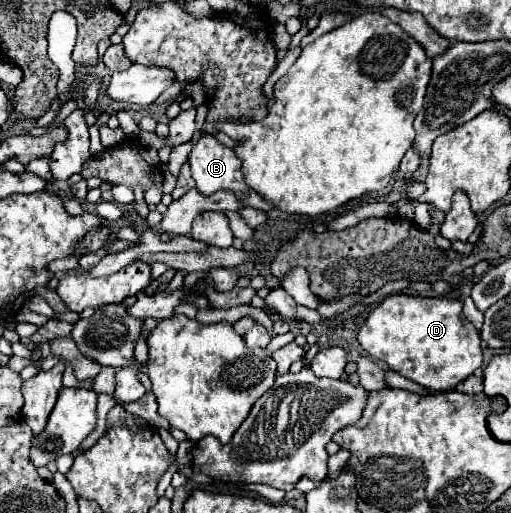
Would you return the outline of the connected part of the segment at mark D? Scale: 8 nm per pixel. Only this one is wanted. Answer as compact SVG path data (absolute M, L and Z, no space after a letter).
M392 294L384 298L368 316L364 326L358 332L358 342L366 350L368 356L374 360L386 362L392 370L418 382L420 386L432 392L448 392L462 380L466 380L474 370L482 366L482 348L480 348L480 334L462 314L460 300L448 298L420 298L420 296L406 296L406 294Z

